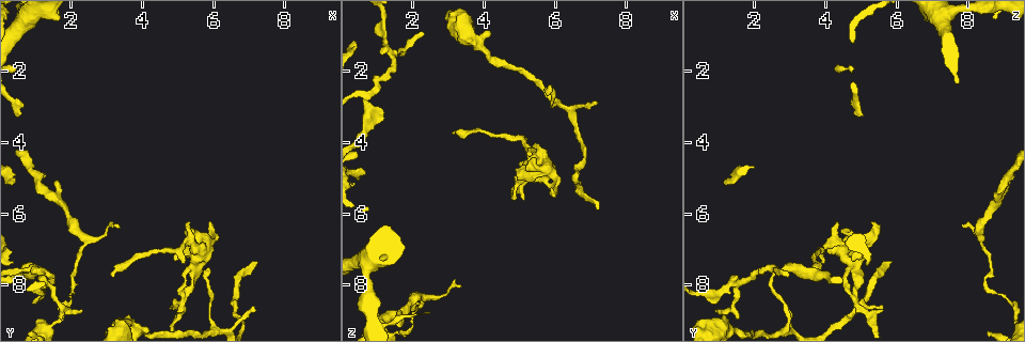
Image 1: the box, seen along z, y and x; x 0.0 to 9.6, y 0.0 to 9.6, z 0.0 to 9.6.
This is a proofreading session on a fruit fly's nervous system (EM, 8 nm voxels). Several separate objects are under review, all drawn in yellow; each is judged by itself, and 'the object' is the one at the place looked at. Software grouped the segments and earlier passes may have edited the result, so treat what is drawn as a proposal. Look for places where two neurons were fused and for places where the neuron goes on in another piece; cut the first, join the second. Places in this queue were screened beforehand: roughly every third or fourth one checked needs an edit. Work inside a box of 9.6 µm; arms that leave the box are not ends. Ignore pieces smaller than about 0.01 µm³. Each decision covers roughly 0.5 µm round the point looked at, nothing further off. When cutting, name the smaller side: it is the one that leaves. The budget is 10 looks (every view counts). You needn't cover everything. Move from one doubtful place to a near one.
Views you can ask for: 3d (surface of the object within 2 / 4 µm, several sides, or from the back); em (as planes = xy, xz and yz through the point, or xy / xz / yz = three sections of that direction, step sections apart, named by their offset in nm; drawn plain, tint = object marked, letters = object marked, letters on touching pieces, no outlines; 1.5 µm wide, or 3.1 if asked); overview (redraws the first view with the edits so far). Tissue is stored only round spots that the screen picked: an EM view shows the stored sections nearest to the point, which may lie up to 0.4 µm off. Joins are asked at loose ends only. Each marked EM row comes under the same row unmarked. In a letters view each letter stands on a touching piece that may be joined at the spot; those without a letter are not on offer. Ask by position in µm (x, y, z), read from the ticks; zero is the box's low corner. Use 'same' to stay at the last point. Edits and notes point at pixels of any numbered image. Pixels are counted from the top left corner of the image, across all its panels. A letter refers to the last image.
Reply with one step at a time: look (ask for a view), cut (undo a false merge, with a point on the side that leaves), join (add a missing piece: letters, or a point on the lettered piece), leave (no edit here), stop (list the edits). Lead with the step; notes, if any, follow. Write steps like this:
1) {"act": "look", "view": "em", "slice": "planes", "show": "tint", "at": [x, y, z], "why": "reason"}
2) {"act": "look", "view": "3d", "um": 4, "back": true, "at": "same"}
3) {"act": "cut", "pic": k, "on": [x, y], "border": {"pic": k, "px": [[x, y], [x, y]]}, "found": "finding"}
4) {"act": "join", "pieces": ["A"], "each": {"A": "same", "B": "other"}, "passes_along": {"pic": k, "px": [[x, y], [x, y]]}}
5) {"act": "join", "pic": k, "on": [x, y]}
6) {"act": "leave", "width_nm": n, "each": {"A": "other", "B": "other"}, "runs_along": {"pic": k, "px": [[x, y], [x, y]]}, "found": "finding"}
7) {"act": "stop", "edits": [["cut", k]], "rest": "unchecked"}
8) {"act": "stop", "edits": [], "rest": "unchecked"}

{"act": "look", "view": "3d", "um": 4, "at": [0.90, 8.50, 0.85], "why": "tapers out"}

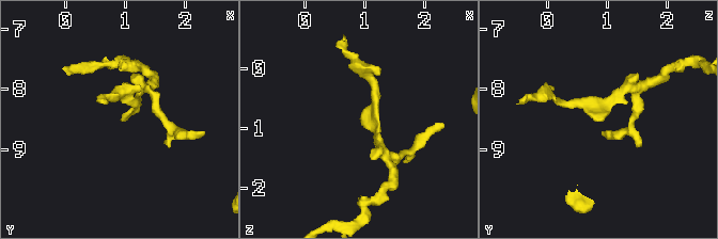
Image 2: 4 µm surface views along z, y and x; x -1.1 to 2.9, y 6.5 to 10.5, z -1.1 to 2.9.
{"act": "look", "view": "em", "slice": "planes", "show": "letters", "at": [0.95, 8.50, 0.75], "why": "shape alone is not enough"}

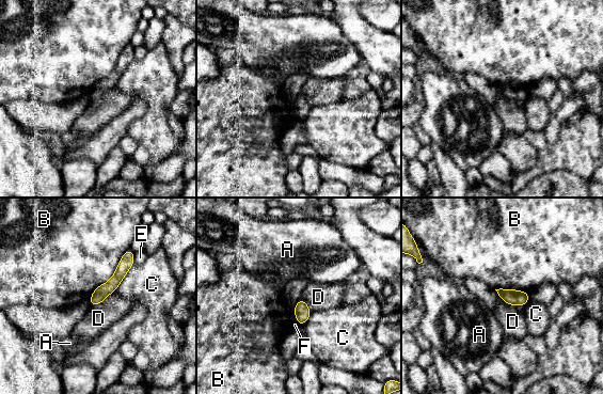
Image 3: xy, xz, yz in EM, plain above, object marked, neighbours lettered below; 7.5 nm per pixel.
{"act": "leave", "each": {"A": "other", "B": "other", "C": "other", "D": "other", "E": "other", "F": "other"}, "runs_along": {"pic": 3, "px": [[129, 253], [116, 279], [93, 302]]}, "found": "none of them fits"}

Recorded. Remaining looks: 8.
{"act": "look", "view": "3d", "um": 4, "at": [3.15, 7.70, 3.80], "why": "free end"}

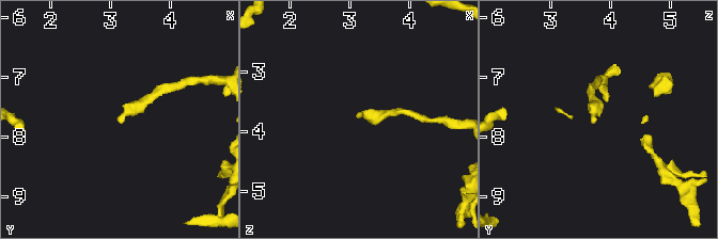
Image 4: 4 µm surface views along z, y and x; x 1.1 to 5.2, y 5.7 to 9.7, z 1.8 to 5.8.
{"act": "look", "view": "em", "slice": "xy", "step": 4, "show": "letters", "at": [3.15, 7.70, 3.75]}

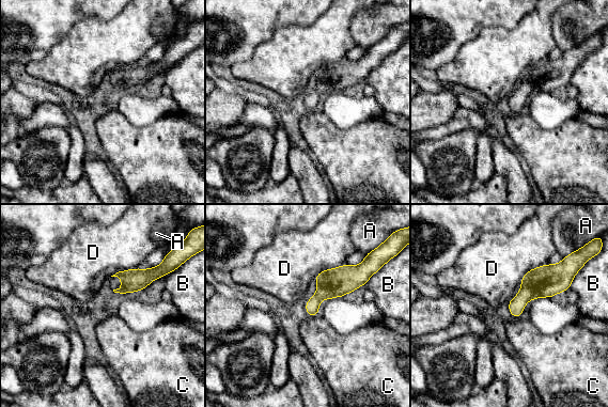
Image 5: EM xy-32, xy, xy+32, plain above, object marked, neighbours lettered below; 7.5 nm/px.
{"act": "look", "view": "em", "slice": "planes", "show": "letters", "at": "same", "why": "another direction"}

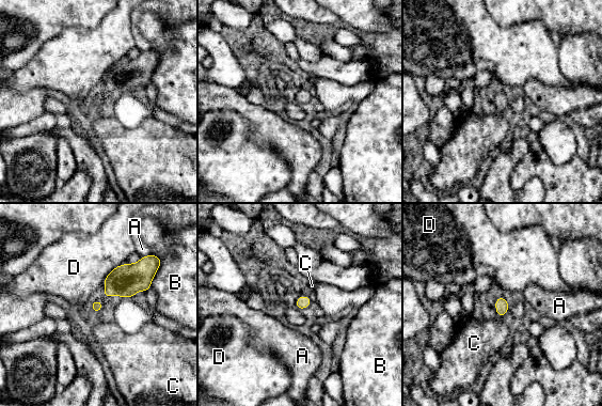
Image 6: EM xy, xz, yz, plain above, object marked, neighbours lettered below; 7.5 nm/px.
{"act": "leave", "width_nm": 80, "each": {"A": "other", "B": "other", "C": "other", "D": "other"}, "border": {"pic": 6, "px": [[126, 263], [116, 266], [103, 283]]}, "found": "no lettered piece goes on from it"}

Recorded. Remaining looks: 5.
{"act": "look", "view": "em", "slice": "planes", "show": "letters", "at": [4.90, 7.30, 4.75], "why": "stops while still wide"}

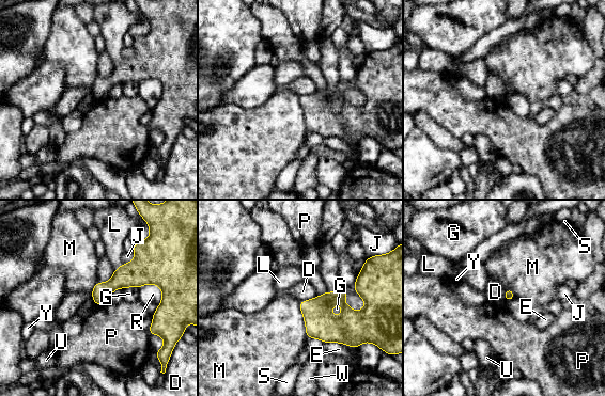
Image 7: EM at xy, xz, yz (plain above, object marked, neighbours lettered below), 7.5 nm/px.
{"act": "leave", "longest_contact_nm": ["R", 280], "each": {"D": "other", "E": "other", "G": "other", "J": "other", "L": "other", "M": "other", "P": "other", "R": "other", "S": "other", "U": "other", "W": "other", "Y": "other"}, "found": "no lettered piece goes on from it"}

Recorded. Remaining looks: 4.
{"act": "look", "view": "3d", "um": 4, "at": [0.70, 7.50, 2.75], "why": "sudden change in width"}

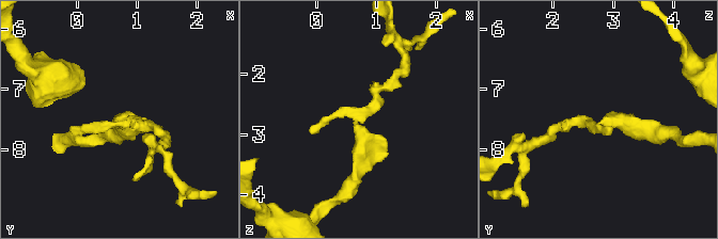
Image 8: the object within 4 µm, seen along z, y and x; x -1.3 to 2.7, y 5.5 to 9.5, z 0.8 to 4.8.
{"act": "look", "view": "em", "slice": "xz", "step": 8, "show": "letters", "at": [0.70, 7.55, 2.80]}

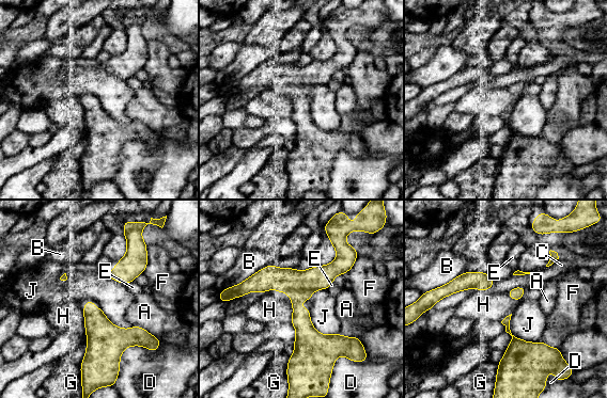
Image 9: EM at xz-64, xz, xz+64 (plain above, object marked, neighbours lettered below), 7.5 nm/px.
{"act": "leave", "width_nm": 100, "longest_contact_nm": ["B", 380], "each": {"A": "other", "B": "other", "C": "other", "D": "other", "E": "other", "F": "other", "G": "other", "H": "other", "J": "other"}, "found": "one neuron here"}

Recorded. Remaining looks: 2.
{"act": "stop", "edits": [], "rest": "unchecked"}

